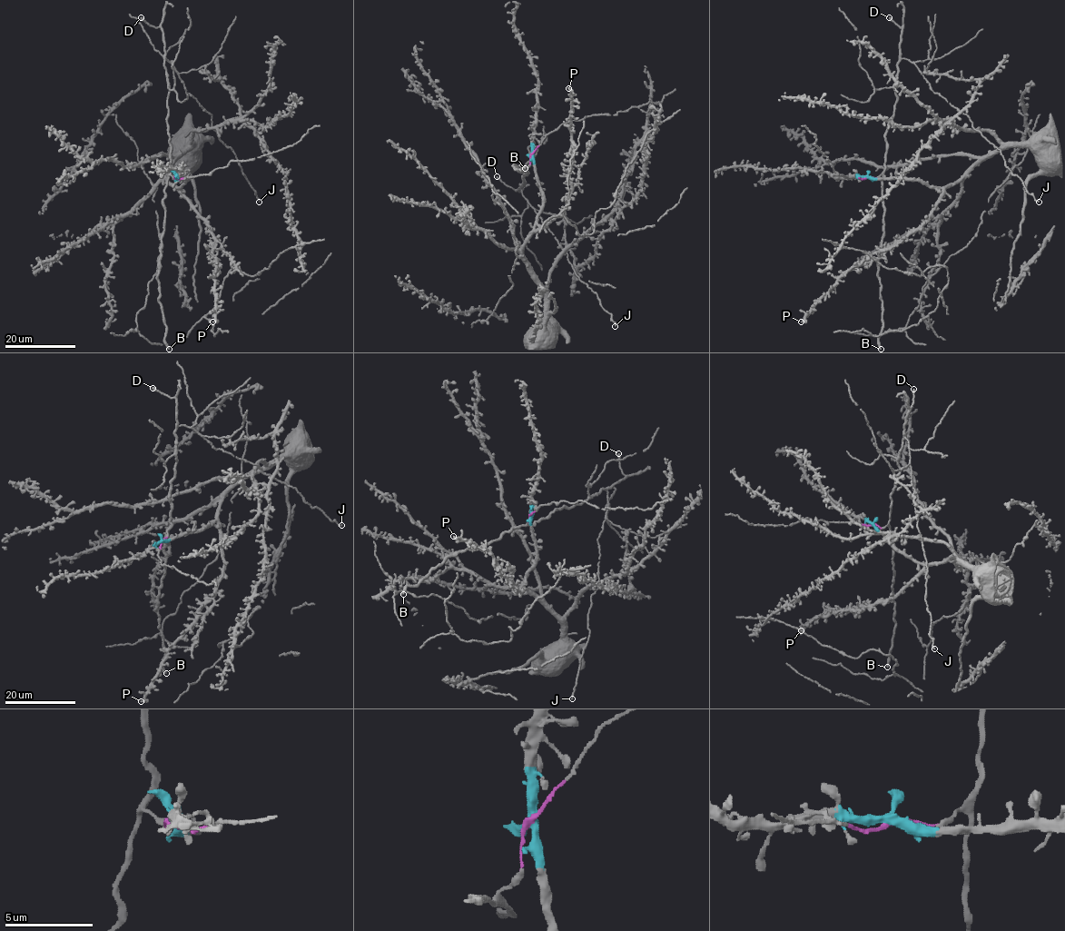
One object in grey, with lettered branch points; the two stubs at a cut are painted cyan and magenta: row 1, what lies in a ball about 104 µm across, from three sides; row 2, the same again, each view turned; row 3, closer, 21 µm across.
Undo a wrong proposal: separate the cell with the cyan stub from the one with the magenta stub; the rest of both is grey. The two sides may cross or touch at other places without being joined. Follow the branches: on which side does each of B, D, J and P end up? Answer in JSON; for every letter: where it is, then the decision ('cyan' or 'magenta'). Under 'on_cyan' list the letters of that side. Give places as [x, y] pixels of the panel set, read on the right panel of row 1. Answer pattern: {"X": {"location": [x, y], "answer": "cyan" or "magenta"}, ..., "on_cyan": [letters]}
{"B": {"location": [881, 349], "answer": "magenta"}, "D": {"location": [889, 17], "answer": "magenta"}, "J": {"location": [1039, 202], "answer": "magenta"}, "P": {"location": [801, 321], "answer": "cyan"}, "on_cyan": ["P"]}

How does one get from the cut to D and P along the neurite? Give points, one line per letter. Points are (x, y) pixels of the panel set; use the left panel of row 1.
D: (176, 176), (170, 174), (167, 124), (169, 85), (164, 65), (162, 29), (150, 26), (140, 17)
P: (176, 176), (186, 179), (181, 190), (210, 226), (215, 241), (212, 253), (216, 257), (215, 321), (212, 321)

